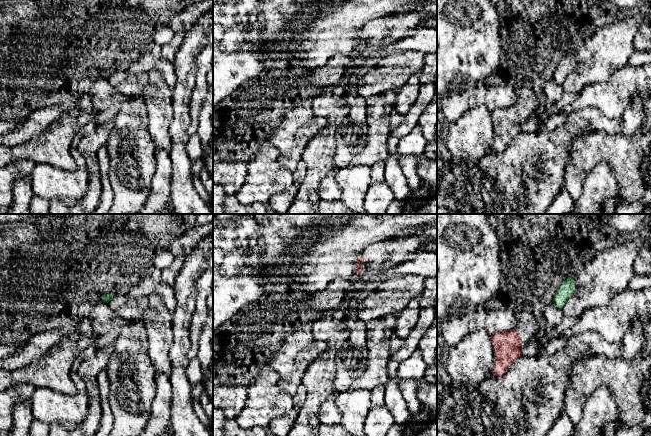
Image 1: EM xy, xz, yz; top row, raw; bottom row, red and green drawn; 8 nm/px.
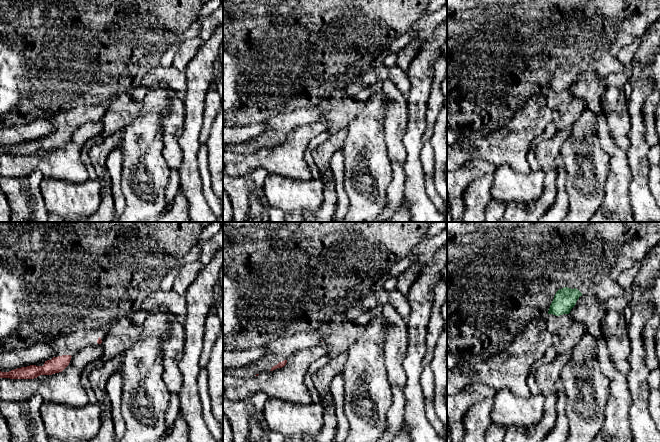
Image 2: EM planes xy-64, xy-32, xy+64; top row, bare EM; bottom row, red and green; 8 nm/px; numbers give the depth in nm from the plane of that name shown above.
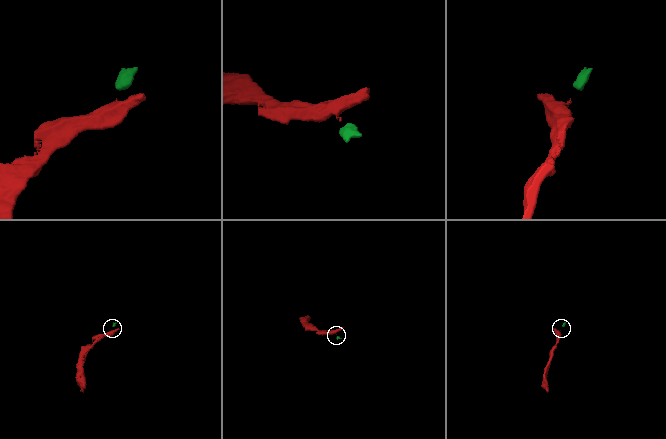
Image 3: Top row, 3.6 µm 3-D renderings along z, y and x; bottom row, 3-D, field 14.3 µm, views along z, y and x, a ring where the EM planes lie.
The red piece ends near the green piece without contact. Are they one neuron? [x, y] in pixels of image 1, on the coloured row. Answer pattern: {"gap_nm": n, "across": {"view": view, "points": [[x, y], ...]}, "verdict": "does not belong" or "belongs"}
{"gap_nm": 360, "across": {"view": "yz", "points": [[517, 331], [553, 304]]}, "verdict": "does not belong"}

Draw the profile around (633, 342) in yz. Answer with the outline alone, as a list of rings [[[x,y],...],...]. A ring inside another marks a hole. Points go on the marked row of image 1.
[[[633,318],[632,326],[626,331],[622,338],[623,358],[632,362],[644,349],[644,338],[640,332],[641,321]]]

